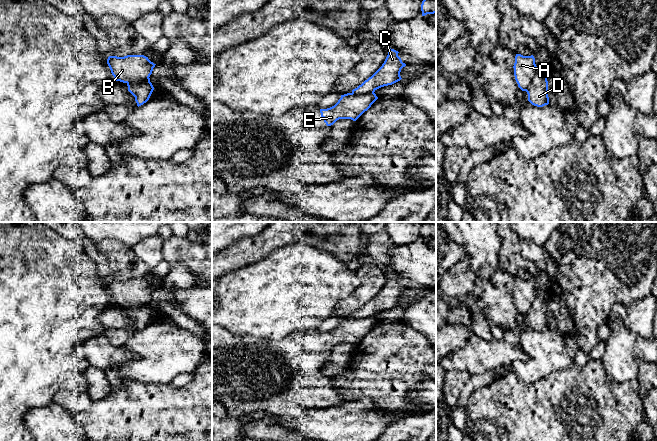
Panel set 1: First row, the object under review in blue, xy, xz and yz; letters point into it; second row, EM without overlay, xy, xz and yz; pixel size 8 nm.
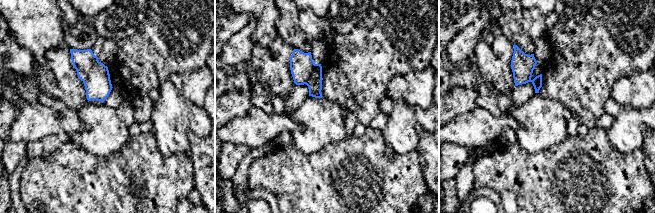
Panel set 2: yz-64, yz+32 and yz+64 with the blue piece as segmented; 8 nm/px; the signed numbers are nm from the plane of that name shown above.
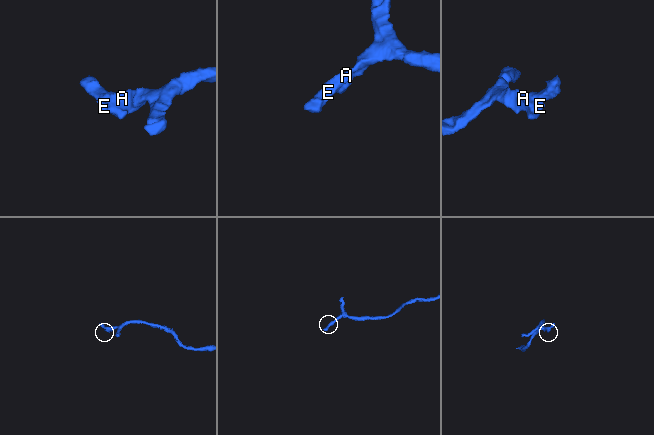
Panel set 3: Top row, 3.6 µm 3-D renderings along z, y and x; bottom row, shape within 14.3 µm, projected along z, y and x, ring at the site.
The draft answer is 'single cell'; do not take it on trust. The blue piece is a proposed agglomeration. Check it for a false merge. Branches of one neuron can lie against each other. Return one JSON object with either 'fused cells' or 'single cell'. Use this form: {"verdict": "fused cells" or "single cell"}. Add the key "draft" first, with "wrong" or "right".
{"draft": "wrong", "verdict": "fused cells"}

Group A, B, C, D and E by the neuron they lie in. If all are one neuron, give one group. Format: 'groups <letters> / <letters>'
groups A B C / D E

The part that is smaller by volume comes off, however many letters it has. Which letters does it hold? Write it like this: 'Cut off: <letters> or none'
Cut off: D, E

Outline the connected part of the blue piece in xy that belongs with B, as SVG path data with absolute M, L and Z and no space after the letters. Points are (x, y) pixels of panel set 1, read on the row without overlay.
M144 279L109 280L107 288L116 305L130 308L150 304L156 289Z

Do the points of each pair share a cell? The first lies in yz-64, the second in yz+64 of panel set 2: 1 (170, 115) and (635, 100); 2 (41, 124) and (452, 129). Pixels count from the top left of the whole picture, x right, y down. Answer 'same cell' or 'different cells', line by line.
1: different cells
2: same cell

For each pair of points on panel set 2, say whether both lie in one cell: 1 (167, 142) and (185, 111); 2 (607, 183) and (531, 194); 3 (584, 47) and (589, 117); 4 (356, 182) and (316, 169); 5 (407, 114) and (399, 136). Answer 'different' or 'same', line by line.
1: same
2: same
3: same
4: same
5: same

